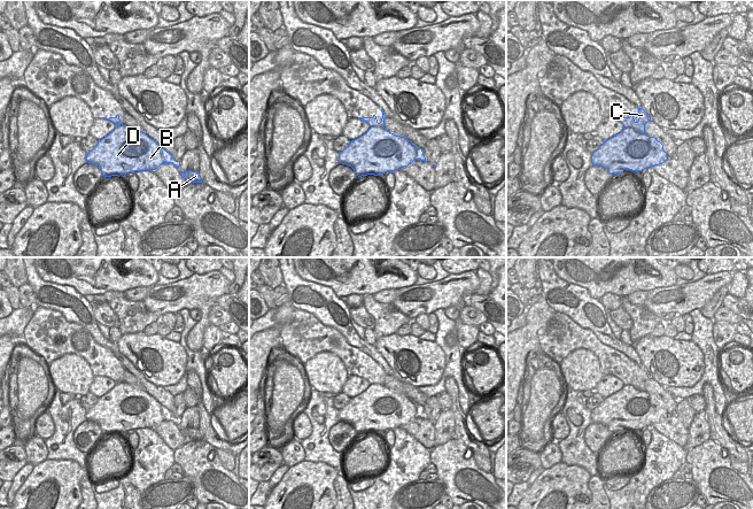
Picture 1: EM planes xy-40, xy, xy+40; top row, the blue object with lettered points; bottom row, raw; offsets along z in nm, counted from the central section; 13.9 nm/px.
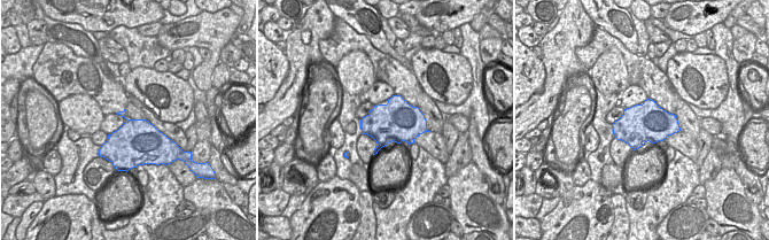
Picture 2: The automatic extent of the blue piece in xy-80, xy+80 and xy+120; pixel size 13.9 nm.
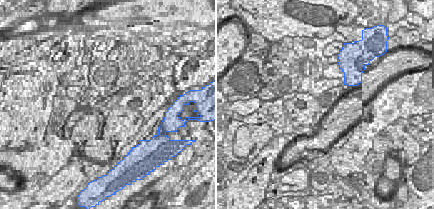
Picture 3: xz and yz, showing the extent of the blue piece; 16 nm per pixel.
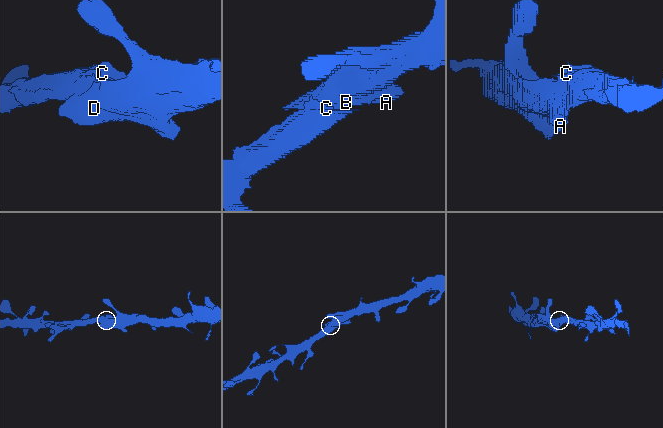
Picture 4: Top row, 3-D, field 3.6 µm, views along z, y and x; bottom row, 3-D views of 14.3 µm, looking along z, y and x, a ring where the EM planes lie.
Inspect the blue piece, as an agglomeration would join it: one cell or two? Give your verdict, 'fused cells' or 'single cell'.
single cell

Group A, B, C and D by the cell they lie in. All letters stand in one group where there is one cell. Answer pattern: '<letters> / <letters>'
A B C D

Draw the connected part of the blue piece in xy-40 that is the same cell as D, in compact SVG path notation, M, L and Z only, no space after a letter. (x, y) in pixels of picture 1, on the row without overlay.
M119 373L104 376L117 384L86 411L86 419L96 423L104 434L134 429L153 429L163 421L177 424L180 418L162 406L145 390L124 383Z

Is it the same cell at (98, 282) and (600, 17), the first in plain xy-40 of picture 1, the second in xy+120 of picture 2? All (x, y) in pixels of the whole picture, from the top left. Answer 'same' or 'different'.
same

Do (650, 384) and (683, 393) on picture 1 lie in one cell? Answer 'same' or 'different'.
same

